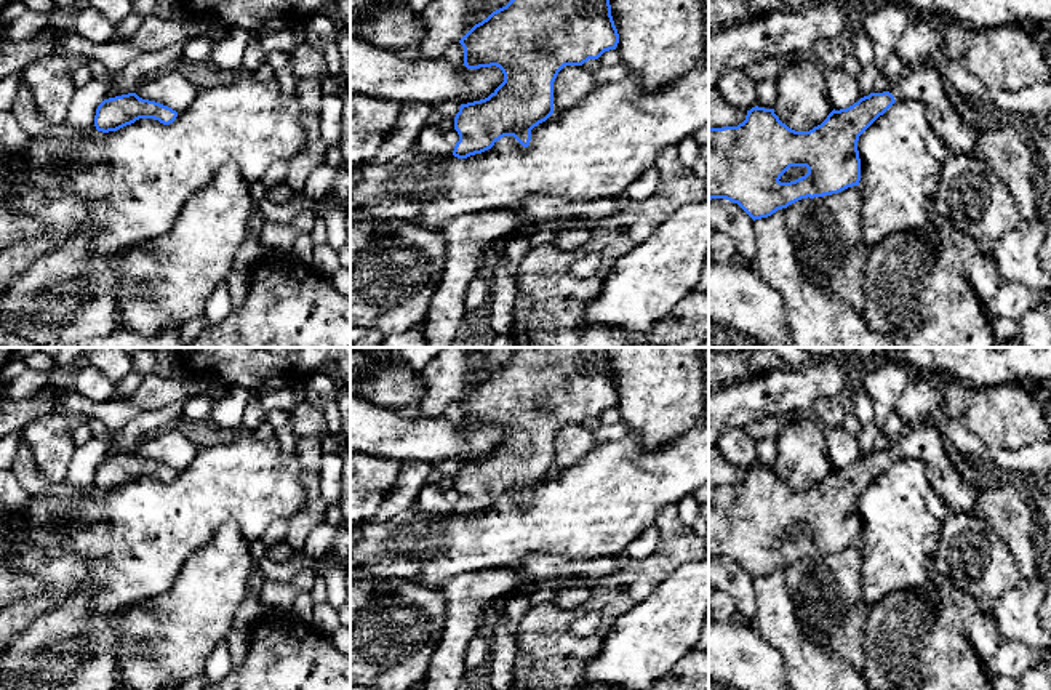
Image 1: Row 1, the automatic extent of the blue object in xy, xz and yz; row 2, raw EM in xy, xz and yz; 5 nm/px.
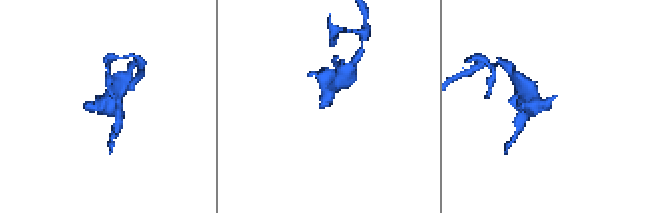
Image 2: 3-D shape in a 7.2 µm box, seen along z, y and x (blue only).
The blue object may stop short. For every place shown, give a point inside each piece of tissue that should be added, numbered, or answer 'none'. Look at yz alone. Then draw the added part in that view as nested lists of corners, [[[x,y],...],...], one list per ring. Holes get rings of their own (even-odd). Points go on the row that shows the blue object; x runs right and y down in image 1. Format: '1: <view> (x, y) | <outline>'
1: yz (925, 84) | [[[925,62],[905,69],[897,82],[888,86],[896,101],[918,101],[926,107],[928,123],[952,152],[971,155],[977,149],[979,133],[961,120],[944,88],[939,67]]]

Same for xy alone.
none

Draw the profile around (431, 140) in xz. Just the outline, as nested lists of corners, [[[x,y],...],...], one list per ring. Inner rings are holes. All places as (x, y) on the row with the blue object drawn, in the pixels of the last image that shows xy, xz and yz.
[[[426,123],[418,136],[419,147],[429,154],[448,157],[454,147],[445,139],[445,133],[434,123]]]

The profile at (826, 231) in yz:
[[[859,186],[801,199],[785,208],[787,229],[806,280],[862,314],[870,247],[862,240]]]

